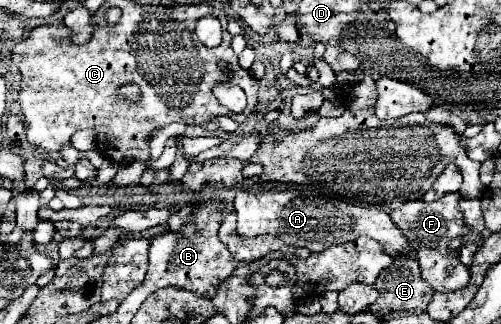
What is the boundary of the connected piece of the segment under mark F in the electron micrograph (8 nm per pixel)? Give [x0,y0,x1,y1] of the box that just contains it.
[389,192,481,292]

